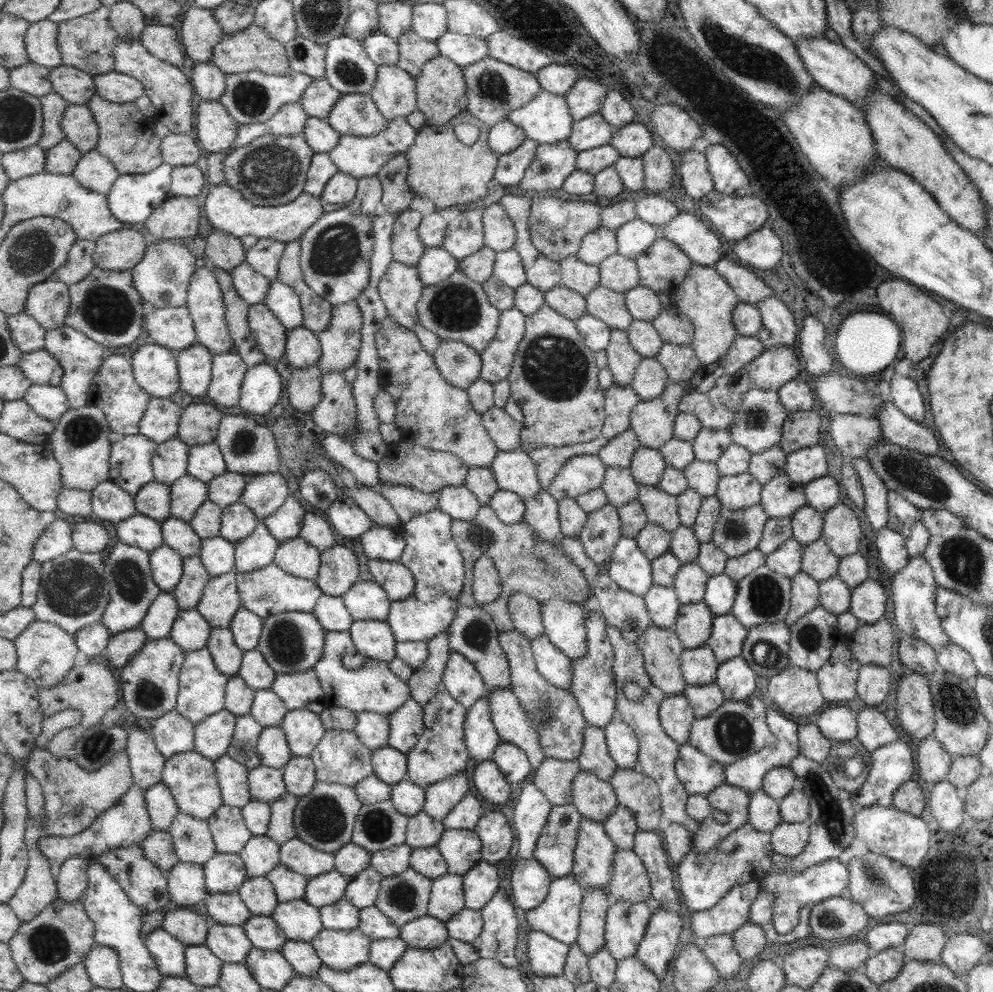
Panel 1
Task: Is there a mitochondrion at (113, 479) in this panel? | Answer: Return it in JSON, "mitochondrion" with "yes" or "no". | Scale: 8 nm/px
{"mitochondrion":"no"}

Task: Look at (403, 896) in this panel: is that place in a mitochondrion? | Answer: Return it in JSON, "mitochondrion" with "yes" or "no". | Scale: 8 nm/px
{"mitochondrion":"yes"}

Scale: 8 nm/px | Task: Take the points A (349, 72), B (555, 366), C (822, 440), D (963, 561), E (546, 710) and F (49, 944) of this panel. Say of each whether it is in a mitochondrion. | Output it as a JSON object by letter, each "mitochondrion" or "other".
{"A":"mitochondrion","B":"mitochondrion","C":"other","D":"mitochondrion","E":"mitochondrion","F":"mitochondrion"}

